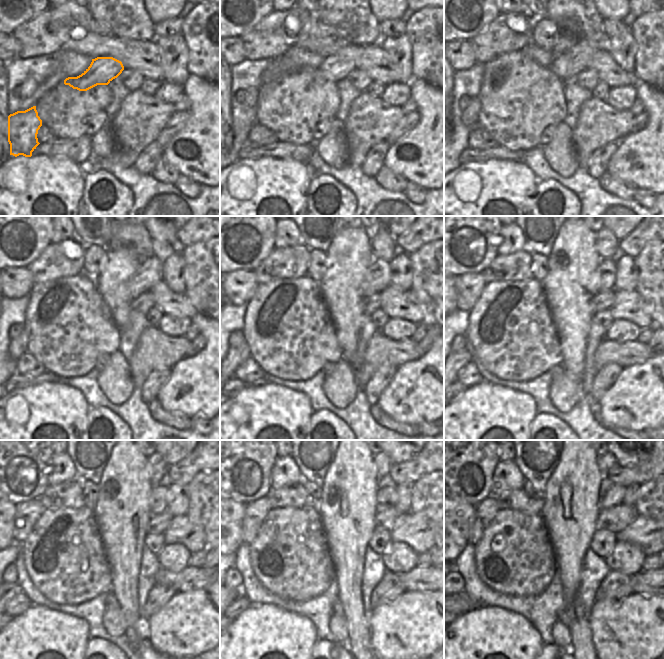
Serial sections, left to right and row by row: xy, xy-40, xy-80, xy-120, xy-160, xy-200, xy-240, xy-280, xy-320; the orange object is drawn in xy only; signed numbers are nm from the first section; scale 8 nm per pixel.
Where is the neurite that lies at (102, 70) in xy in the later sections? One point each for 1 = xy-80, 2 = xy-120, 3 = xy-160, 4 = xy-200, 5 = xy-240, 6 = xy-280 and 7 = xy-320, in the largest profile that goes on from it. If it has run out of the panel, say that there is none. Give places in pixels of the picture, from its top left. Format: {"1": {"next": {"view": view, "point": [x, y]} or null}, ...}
{"1": {"next": {"view": "xy-80", "point": [576, 59]}}, "2": {"next": {"view": "xy-120", "point": [148, 273]}}, "3": {"next": {"view": "xy-160", "point": [377, 278]}}, "4": {"next": {"view": "xy-200", "point": [607, 267]}}, "5": {"next": {"view": "xy-240", "point": [159, 496]}}, "6": {"next": {"view": "xy-280", "point": [385, 498]}}, "7": {"next": {"view": "xy-320", "point": [614, 497]}}}

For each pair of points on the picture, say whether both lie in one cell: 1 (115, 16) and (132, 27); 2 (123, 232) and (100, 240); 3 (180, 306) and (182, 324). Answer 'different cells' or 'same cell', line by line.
1: same cell
2: different cells
3: different cells

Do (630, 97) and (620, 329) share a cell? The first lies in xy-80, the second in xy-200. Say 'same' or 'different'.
same

